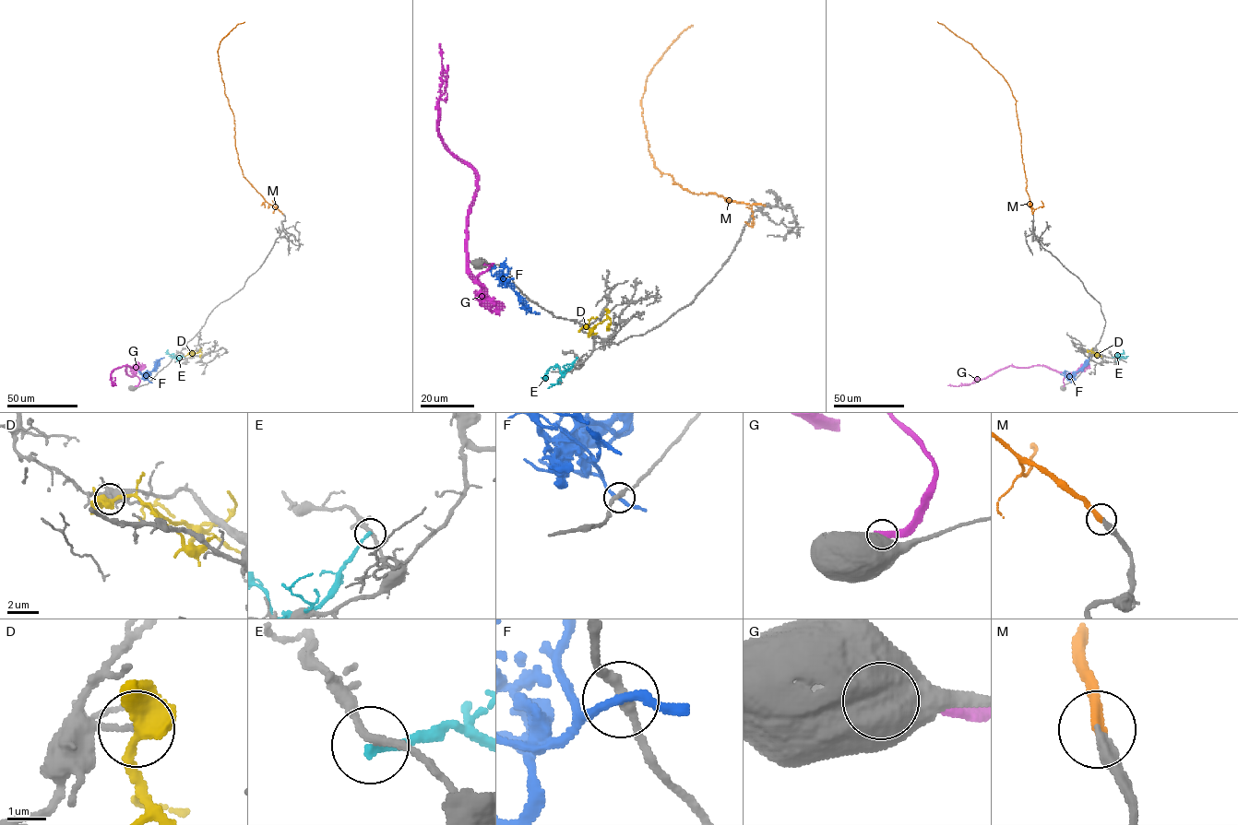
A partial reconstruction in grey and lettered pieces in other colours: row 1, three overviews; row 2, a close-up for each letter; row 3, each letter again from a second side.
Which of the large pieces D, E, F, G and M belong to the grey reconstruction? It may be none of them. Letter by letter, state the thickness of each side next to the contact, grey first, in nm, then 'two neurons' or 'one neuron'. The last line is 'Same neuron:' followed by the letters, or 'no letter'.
D: calibres 150 and 400 nm; two neurons
E: calibres 200 and 200 nm; two neurons
F: calibres 240 and 200 nm; two neurons
G: calibres 850 and 420 nm; two neurons
M: calibres 340 and 280 nm; one neuron
Same neuron: M

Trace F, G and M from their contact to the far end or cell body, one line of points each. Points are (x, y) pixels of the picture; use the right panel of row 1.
F: (1071, 382), (1089, 358)
G: (1064, 386), (1063, 379), (1072, 372), (1073, 375), (1068, 375), (1040, 365), (1009, 366), (969, 384), (947, 385)
M: (1032, 213), (1026, 189), (1016, 100), (1010, 88), (972, 45), (937, 21)

